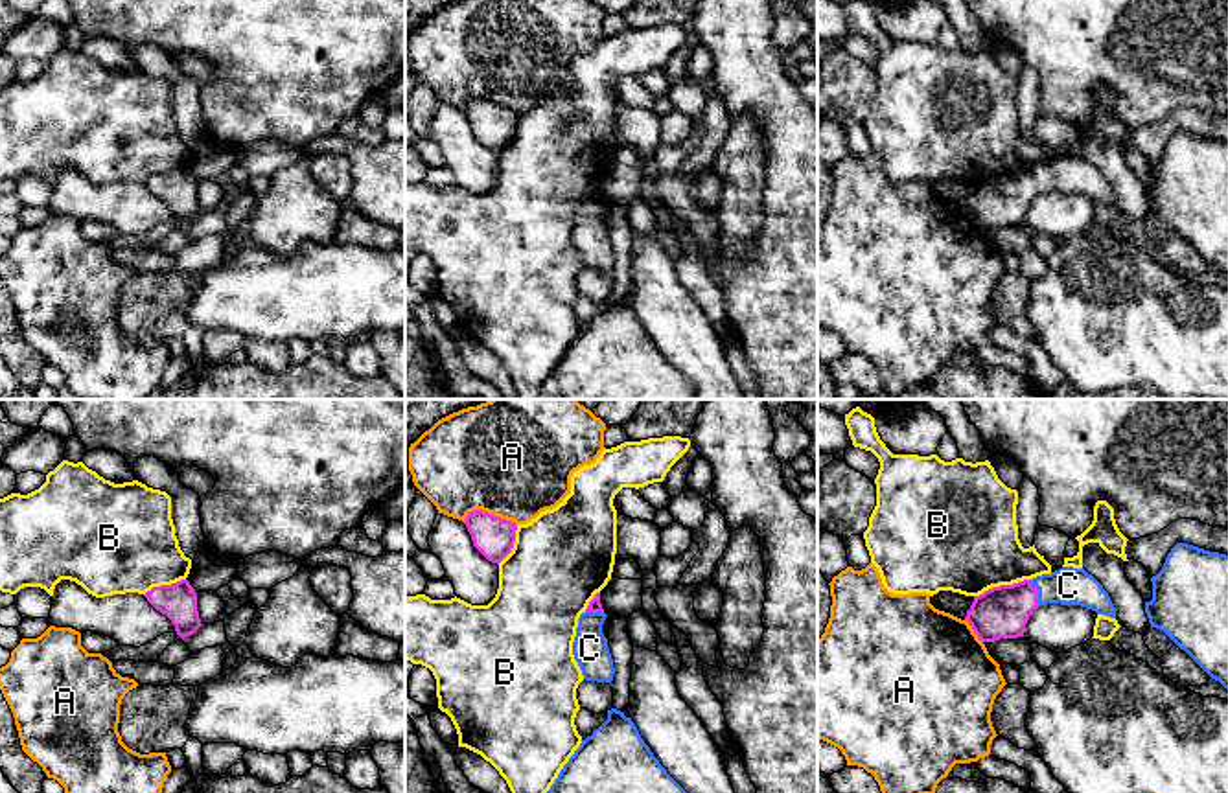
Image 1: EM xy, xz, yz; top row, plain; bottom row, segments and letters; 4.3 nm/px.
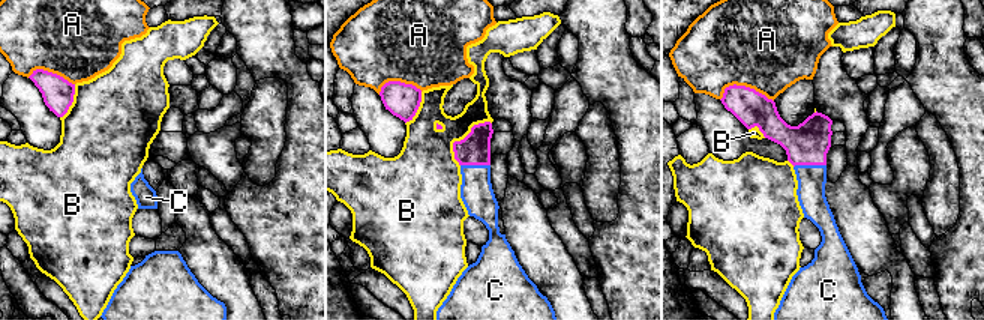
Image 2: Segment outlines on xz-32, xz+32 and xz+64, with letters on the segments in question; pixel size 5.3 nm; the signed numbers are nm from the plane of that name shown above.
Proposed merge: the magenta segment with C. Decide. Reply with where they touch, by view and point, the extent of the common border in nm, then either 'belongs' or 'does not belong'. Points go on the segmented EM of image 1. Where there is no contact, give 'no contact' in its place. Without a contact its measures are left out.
yz (1037, 593) | 120 nm | belongs

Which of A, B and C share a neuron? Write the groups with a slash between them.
A / B / C

